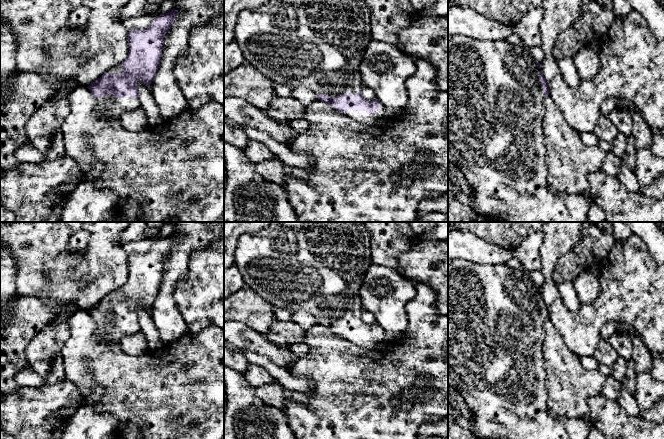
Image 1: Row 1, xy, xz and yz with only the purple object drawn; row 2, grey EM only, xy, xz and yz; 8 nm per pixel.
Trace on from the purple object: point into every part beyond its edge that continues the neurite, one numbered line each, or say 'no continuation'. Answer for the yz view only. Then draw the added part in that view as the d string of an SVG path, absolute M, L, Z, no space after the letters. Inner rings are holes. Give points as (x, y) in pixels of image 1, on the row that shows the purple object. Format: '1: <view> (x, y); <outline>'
1: yz (496, 108); M453 35L448 41L448 163L456 165L465 176L473 191L473 205L476 211L499 222L587 222L590 201L584 195L563 194L553 191L547 183L547 163L545 161L545 138L543 118L545 114L544 96L538 68L529 48L513 45L507 40L479 40L463 35Z

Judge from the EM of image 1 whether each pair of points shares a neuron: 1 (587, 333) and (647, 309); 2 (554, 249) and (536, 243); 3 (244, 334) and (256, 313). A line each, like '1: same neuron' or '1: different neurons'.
1: same neuron
2: different neurons
3: different neurons

